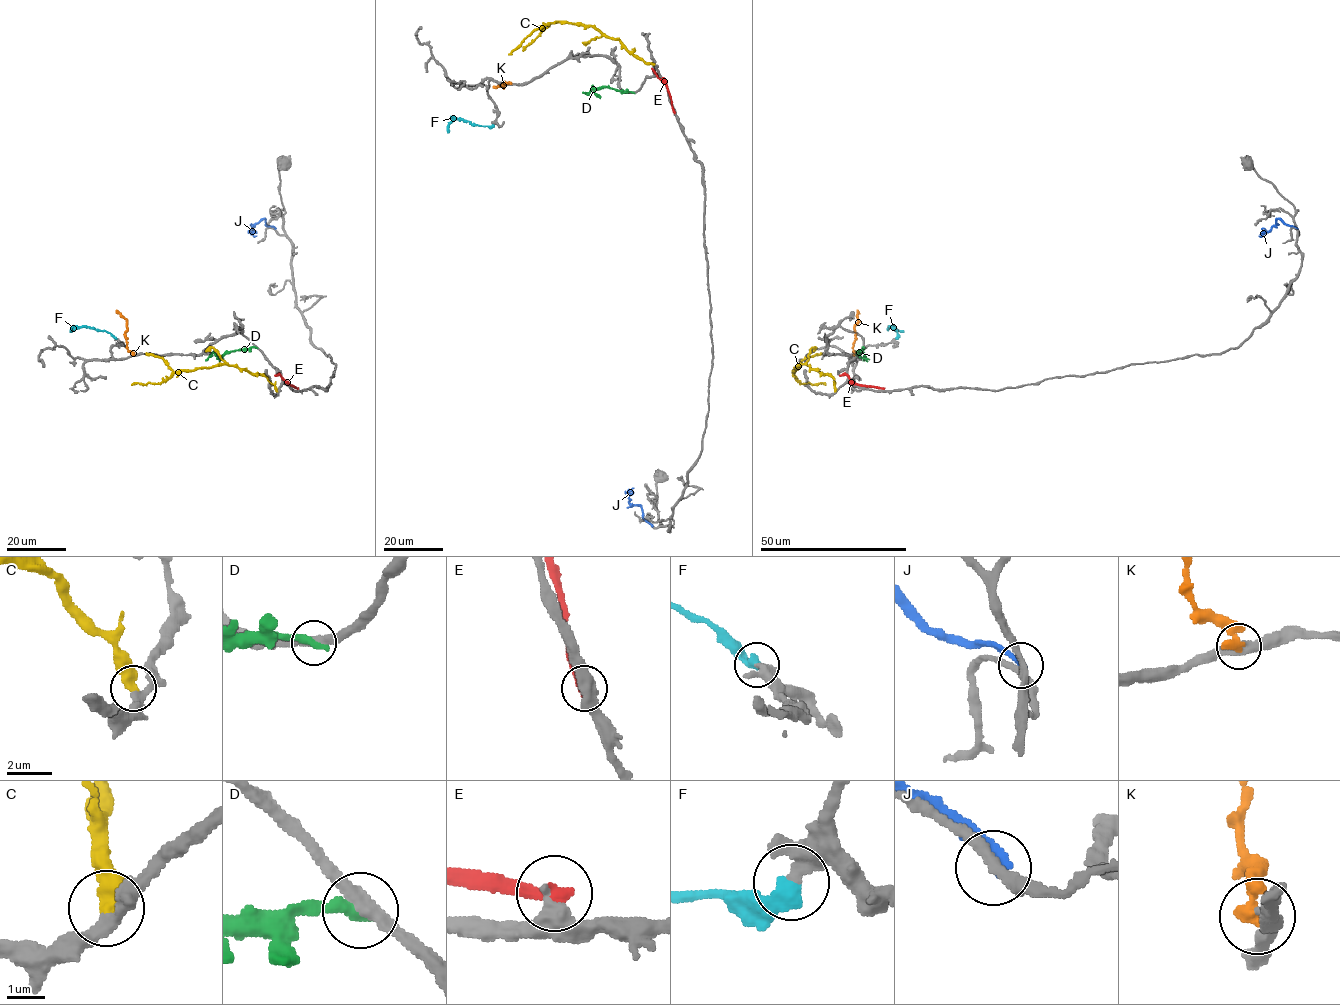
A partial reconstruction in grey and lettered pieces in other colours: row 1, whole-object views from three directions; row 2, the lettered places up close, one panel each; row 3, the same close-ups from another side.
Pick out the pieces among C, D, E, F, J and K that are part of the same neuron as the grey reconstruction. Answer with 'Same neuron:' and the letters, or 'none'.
Same neuron: F

